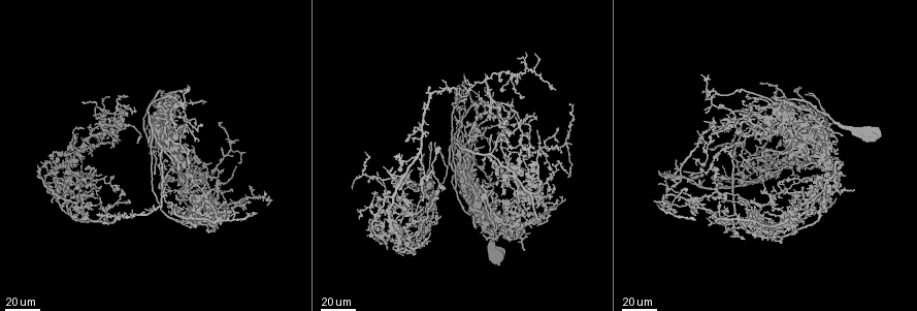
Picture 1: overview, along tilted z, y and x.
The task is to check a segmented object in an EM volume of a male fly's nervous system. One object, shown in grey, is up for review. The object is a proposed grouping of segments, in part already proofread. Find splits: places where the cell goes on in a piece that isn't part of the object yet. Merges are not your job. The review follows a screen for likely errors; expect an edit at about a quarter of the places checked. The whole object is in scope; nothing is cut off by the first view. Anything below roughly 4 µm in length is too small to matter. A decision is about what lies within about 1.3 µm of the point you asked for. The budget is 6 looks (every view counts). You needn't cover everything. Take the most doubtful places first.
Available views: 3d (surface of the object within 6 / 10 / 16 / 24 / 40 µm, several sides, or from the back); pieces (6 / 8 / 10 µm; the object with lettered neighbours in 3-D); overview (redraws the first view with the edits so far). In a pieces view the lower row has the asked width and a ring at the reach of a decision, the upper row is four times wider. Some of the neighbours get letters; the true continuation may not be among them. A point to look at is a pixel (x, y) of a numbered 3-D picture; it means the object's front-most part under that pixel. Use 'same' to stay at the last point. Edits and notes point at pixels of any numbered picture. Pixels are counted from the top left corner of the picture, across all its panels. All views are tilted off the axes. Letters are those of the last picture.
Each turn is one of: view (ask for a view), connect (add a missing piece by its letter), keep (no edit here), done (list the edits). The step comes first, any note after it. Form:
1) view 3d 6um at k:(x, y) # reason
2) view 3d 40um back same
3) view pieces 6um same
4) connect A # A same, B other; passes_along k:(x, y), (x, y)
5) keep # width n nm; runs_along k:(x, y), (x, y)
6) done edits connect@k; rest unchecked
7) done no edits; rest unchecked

view 3d 40um at 1:(759, 144) # branch stops here

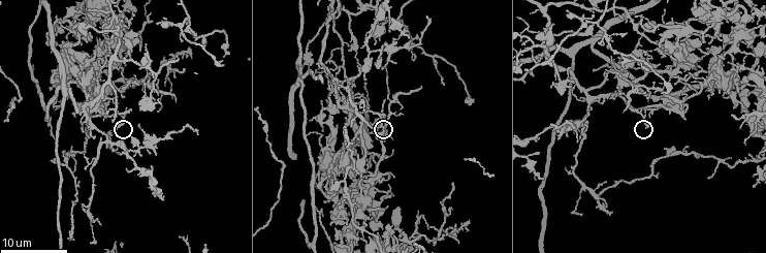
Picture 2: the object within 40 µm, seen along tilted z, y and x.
view 3d 10um at 2:(645, 129)

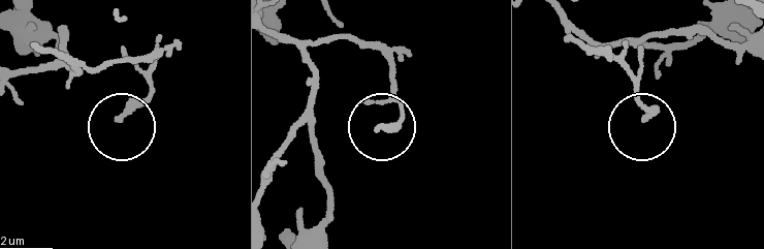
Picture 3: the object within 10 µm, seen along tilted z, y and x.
view pieces 10um at 3:(647, 119)

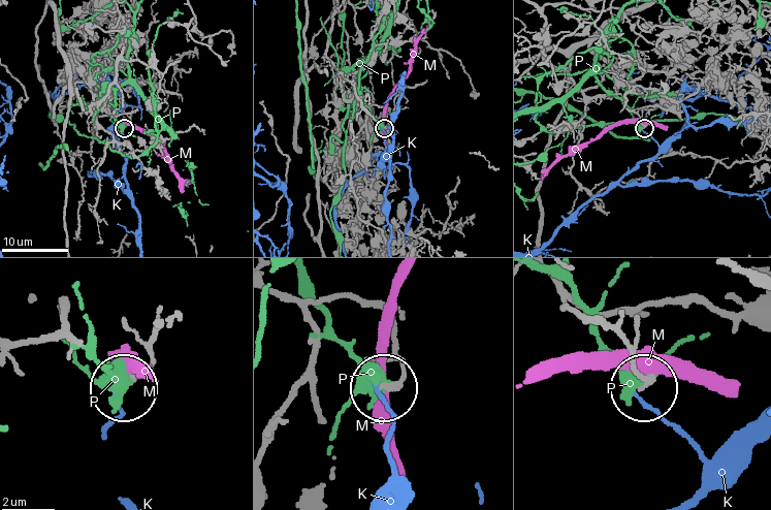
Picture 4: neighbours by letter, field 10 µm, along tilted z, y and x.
keep # K other, M other, P other; none of them fits

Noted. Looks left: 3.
view 3d 24um at 1:(829, 154) # free end

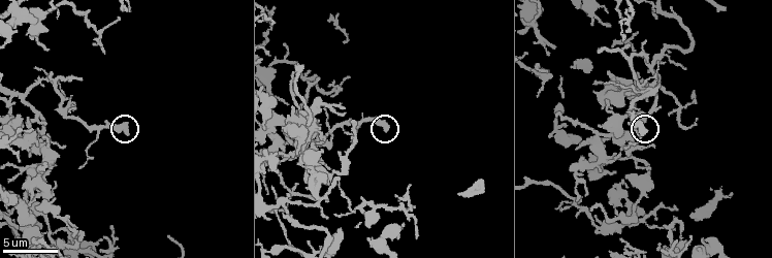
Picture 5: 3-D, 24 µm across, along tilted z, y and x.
view pieces 6um at 5:(127, 133)

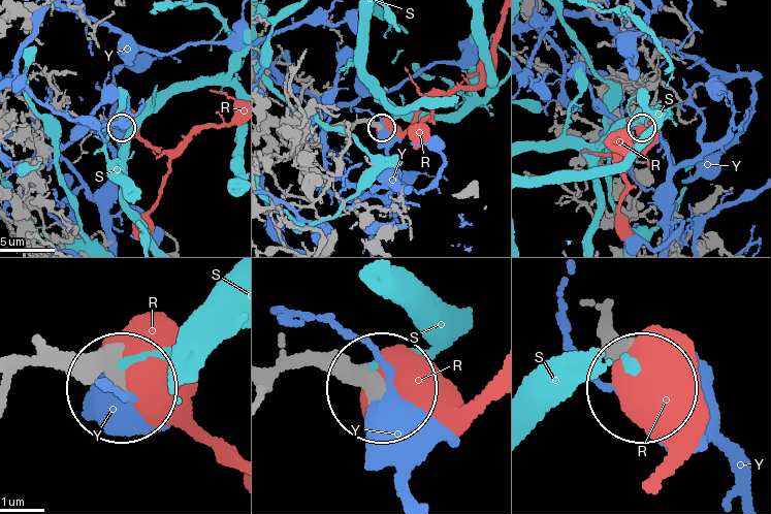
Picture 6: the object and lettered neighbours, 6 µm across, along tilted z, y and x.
keep # R other, S other, Y other; no lettered piece goes on from it

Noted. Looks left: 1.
done no edits; rest unchecked

